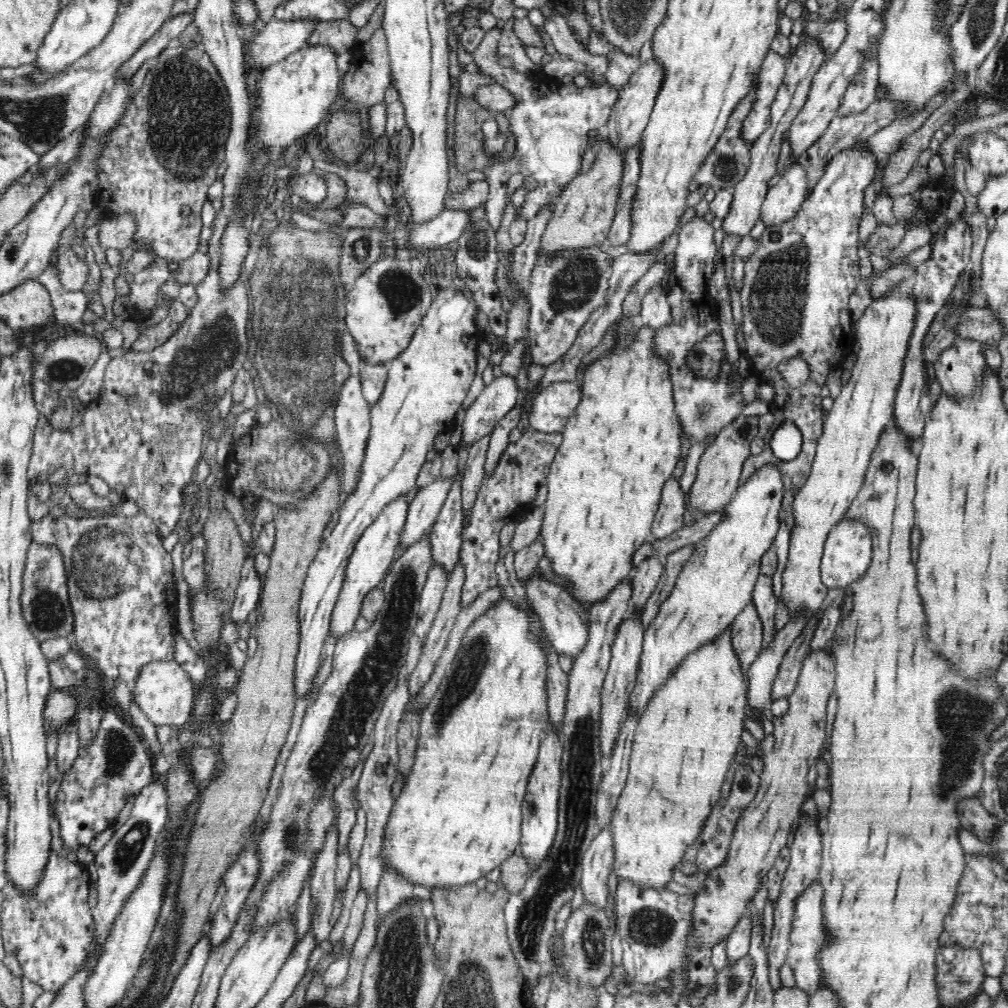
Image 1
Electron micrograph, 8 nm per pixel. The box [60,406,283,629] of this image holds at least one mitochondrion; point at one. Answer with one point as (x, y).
(107, 560)

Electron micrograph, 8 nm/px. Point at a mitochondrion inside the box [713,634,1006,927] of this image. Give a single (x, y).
(962, 715)

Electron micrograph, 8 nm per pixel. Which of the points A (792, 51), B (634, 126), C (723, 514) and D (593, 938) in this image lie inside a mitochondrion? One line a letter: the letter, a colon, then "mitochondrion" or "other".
A: other
B: other
C: other
D: mitochondrion

